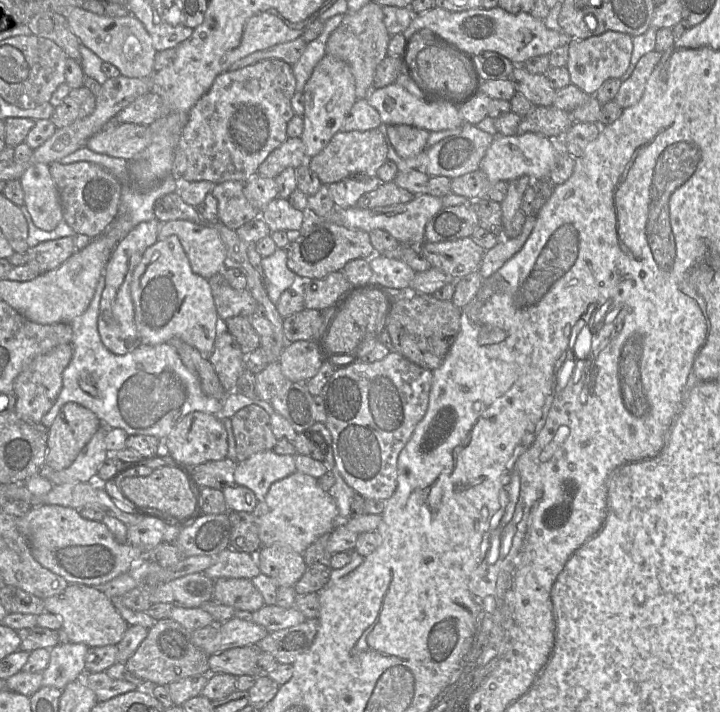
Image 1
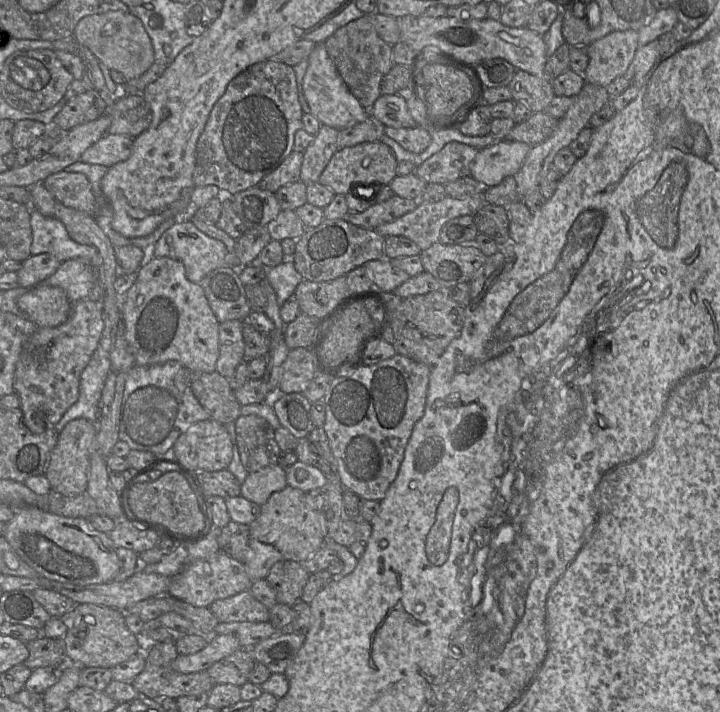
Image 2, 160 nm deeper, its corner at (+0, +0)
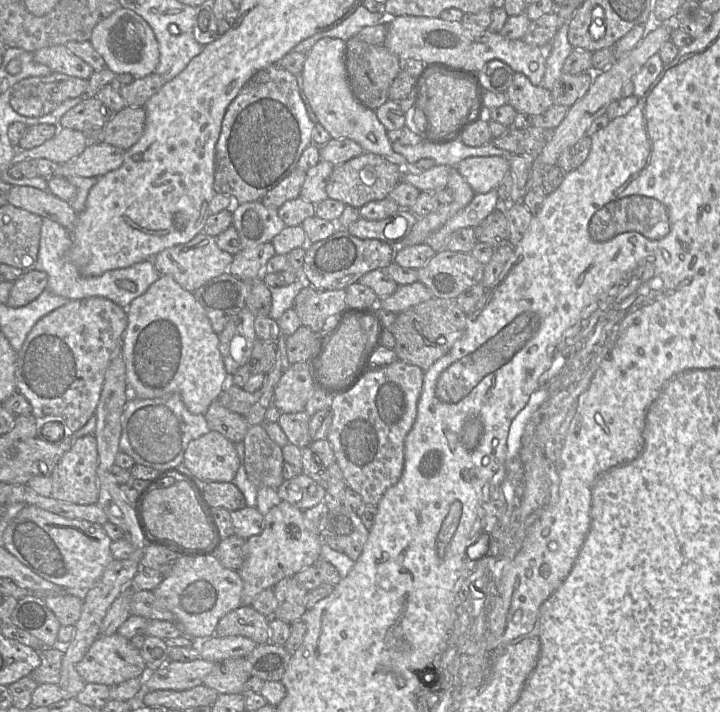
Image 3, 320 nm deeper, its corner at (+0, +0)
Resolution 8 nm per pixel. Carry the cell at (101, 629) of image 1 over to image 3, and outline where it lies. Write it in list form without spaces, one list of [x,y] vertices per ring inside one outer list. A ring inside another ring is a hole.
[[[115,633],[99,636],[89,647],[76,671],[85,683],[116,685],[134,678],[144,678],[147,669],[129,639]]]

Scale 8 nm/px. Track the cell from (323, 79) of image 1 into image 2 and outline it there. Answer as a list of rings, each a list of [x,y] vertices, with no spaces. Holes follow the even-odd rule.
[[[321,125],[313,142],[303,152],[300,180],[306,185],[318,182],[321,173],[337,152],[338,132],[333,127]]]

